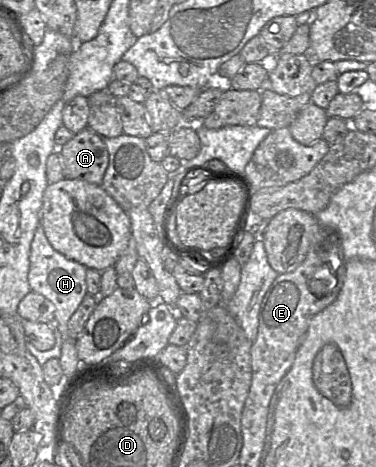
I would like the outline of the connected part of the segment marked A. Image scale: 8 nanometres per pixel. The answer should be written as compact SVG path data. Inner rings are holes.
M86 128L75 134L72 139L64 145L58 146L58 152L65 179L78 179L101 185L109 164L109 153L100 135Z

